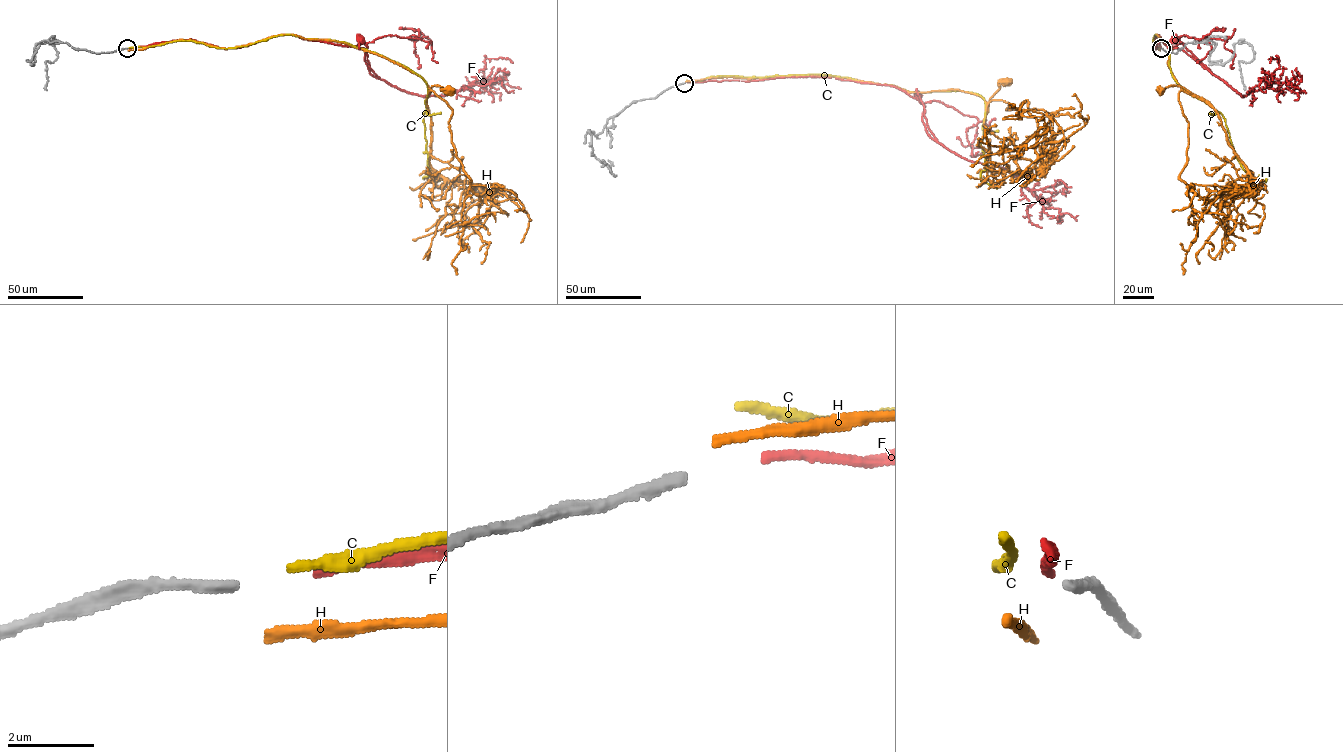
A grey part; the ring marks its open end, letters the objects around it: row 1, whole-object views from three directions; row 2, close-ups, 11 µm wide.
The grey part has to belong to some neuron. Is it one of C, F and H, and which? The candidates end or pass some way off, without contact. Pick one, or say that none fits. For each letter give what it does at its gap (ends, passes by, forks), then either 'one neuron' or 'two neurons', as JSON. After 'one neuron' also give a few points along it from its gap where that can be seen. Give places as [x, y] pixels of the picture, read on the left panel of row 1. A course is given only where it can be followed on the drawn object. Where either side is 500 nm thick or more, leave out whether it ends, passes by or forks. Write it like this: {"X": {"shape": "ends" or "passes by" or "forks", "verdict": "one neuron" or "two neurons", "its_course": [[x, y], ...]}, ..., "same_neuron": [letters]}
{"C": {"shape": "ends", "verdict": "two neurons"}, "F": {"shape": "ends", "verdict": "one neuron", "its_course": [[130, 48], [191, 39], [236, 48], [279, 35], [363, 42], [364, 61], [378, 78], [360, 39]]}, "H": {"shape": "ends", "verdict": "two neurons"}, "same_neuron": ["F"]}

